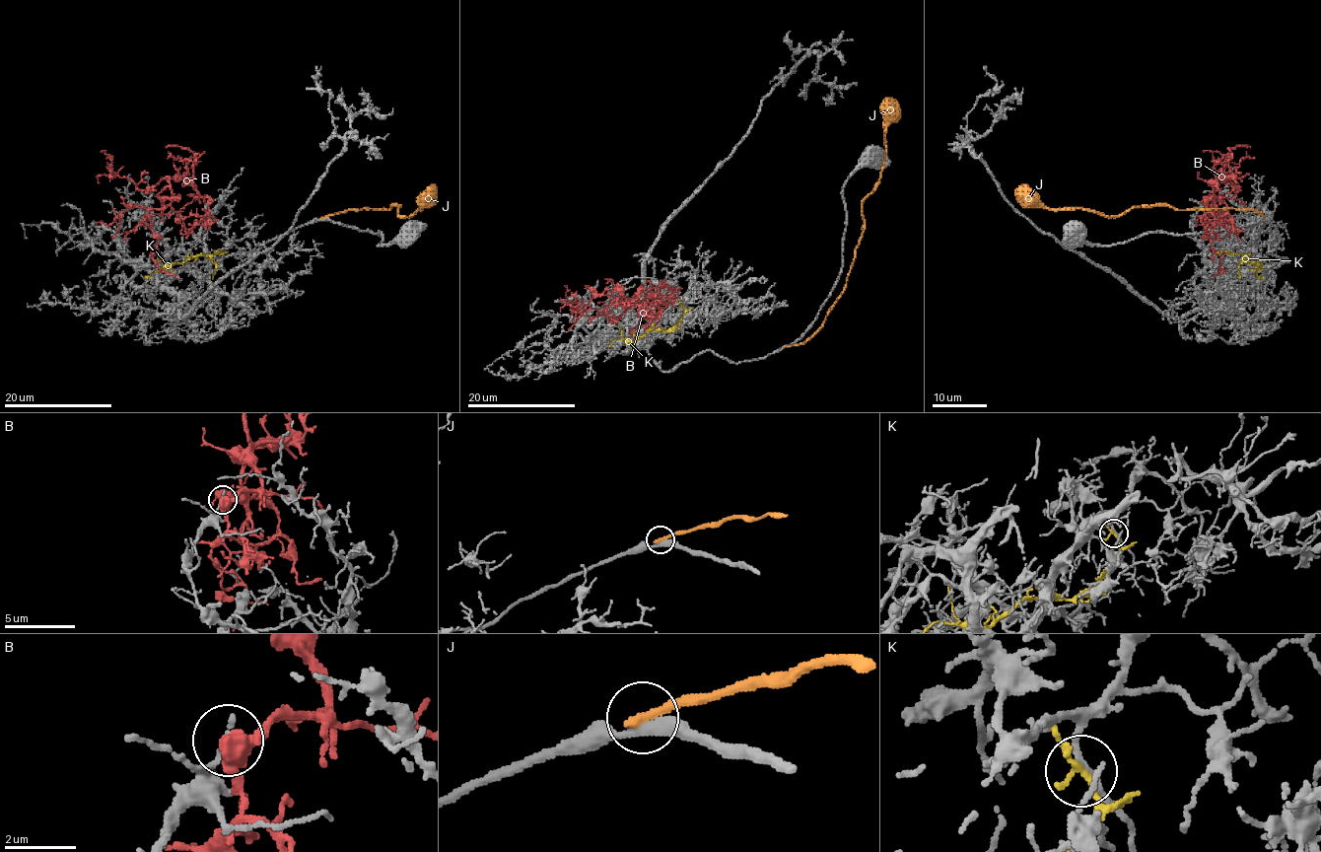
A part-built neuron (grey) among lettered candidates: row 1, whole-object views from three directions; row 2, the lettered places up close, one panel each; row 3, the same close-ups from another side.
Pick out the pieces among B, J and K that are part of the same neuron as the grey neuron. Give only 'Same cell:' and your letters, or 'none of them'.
Same cell: none of them

